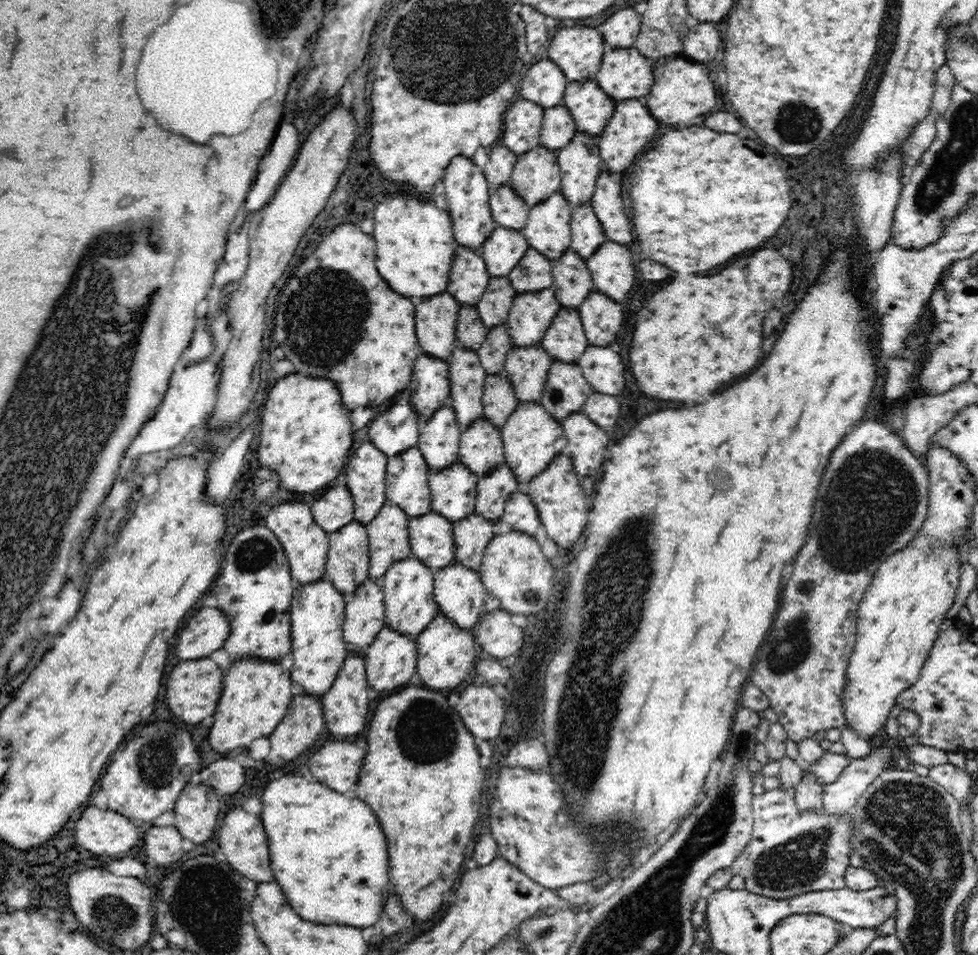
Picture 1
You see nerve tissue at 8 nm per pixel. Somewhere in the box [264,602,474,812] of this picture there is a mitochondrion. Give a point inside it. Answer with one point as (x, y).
(428, 736)

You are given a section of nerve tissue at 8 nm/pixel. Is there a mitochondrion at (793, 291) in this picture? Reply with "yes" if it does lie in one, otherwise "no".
no

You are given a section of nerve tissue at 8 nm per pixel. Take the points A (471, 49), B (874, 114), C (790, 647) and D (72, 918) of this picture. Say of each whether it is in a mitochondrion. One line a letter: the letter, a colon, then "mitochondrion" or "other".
A: mitochondrion
B: other
C: mitochondrion
D: other

